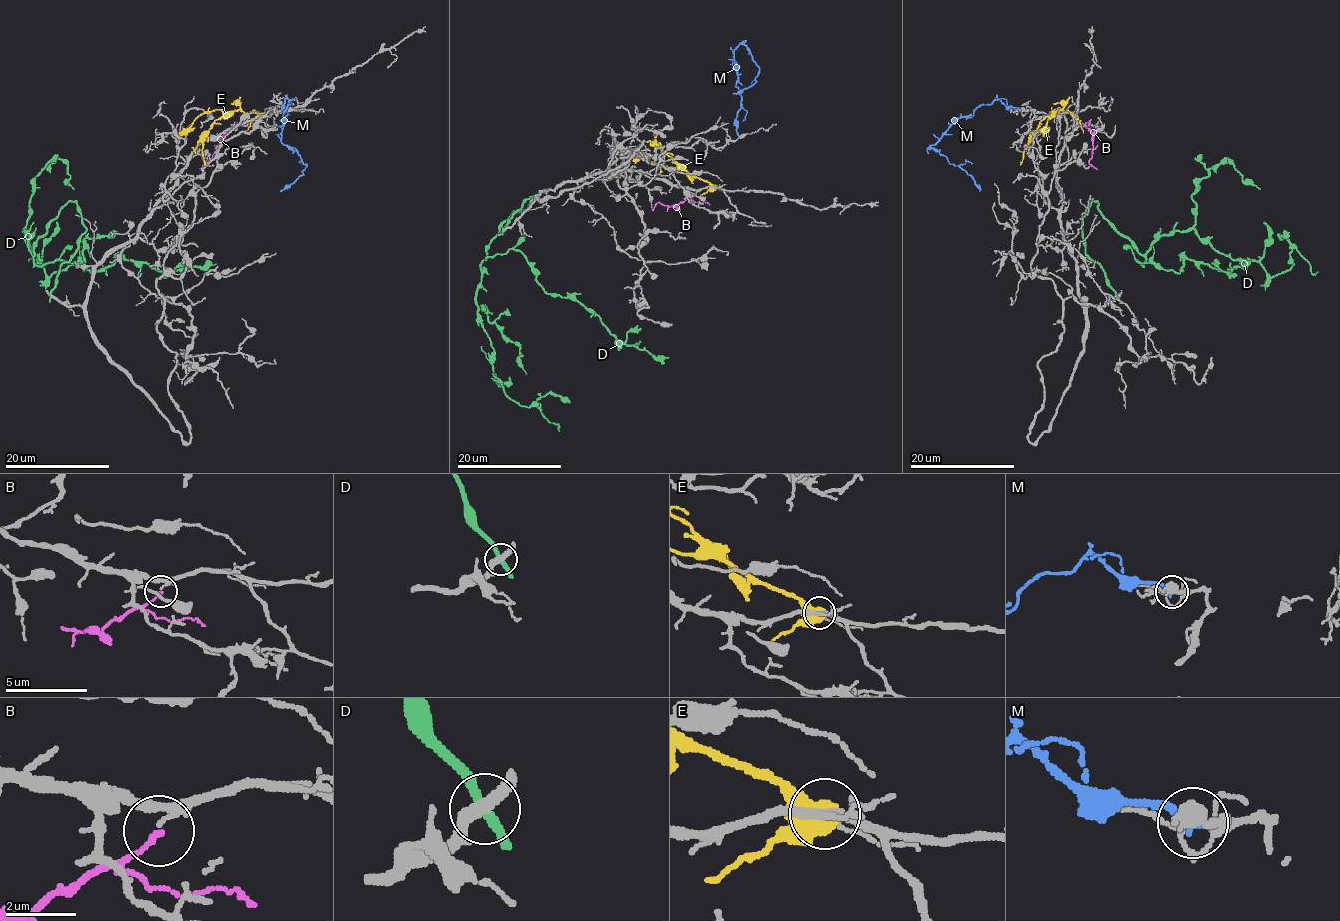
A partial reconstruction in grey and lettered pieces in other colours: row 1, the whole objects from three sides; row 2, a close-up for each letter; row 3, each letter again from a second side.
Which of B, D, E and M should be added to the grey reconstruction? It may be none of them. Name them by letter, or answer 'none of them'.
none of them

